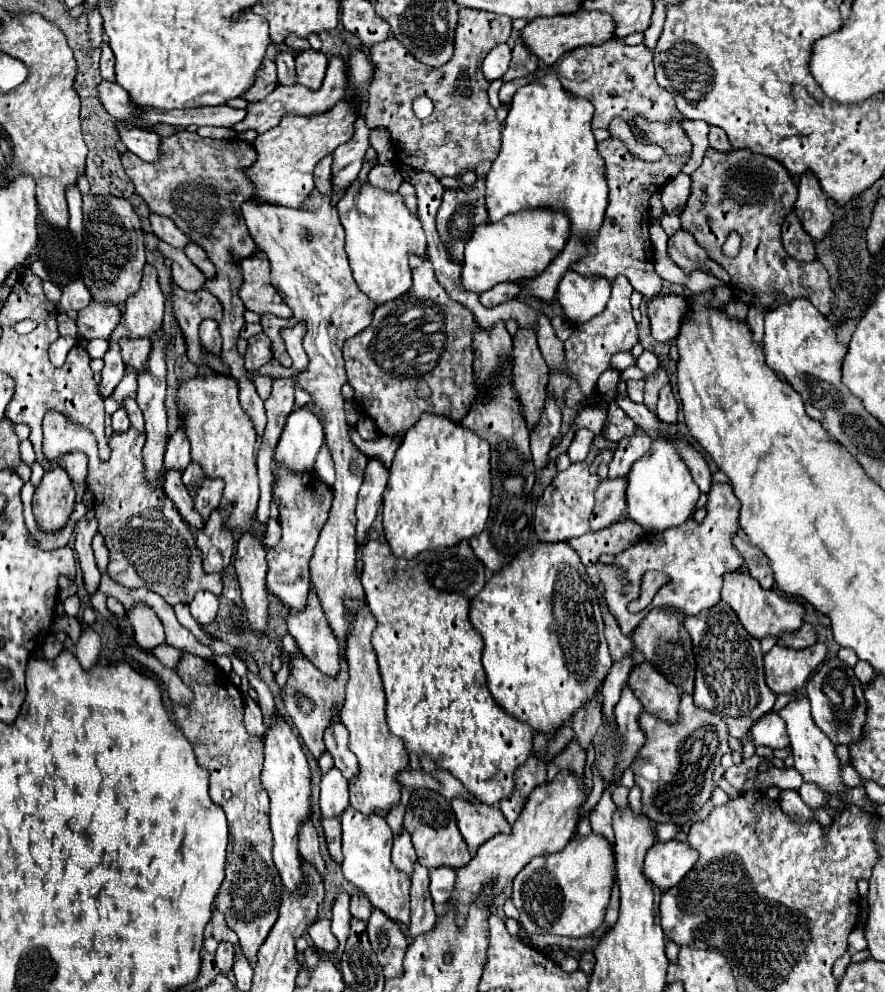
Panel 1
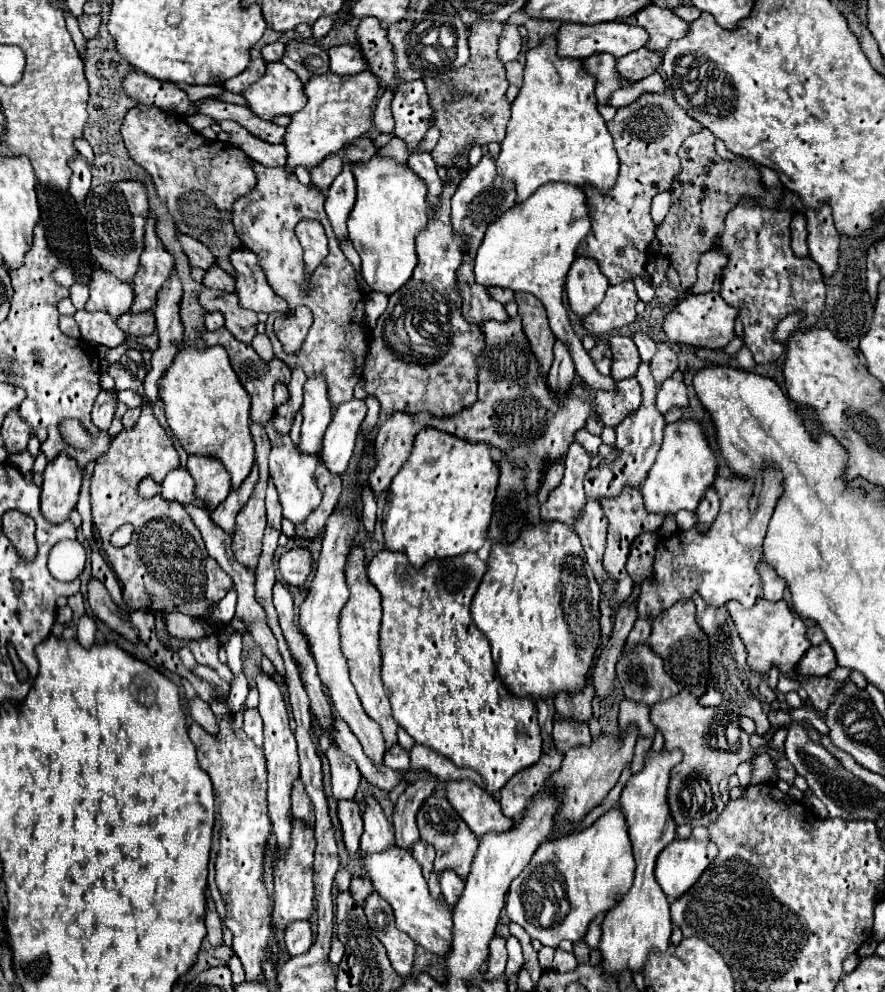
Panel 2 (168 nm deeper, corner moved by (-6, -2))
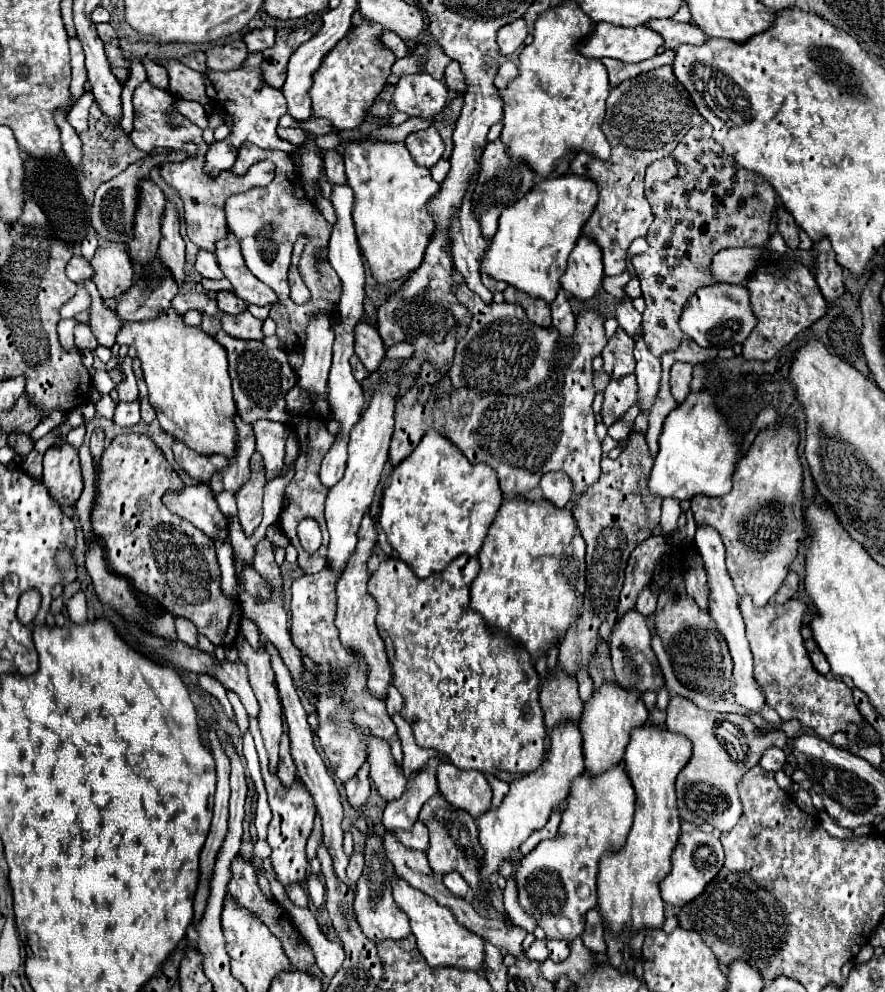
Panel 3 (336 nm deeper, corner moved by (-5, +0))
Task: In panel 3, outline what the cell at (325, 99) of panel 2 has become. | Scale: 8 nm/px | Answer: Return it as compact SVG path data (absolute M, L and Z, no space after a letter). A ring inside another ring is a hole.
M362 20L324 56L310 90L312 112L316 118L328 118L338 130L358 128L366 118L366 108L382 92L396 56L382 46L380 36L386 30Z

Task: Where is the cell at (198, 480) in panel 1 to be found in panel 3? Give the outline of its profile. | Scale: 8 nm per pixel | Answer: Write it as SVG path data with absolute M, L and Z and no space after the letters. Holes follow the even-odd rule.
M174 440L172 444L172 452L174 452L174 460L178 462L178 466L198 482L208 482L216 470L224 470L228 466L228 460L224 456L196 454L194 450L190 450L178 440Z

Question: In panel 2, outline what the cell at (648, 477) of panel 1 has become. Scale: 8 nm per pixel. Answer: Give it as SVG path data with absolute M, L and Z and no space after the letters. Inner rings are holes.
M679 420L675 424L667 424L657 460L651 466L641 486L641 494L645 498L645 510L665 516L677 514L679 510L695 512L701 496L715 480L715 470L717 470L715 454L709 448L701 432L701 426L695 420Z

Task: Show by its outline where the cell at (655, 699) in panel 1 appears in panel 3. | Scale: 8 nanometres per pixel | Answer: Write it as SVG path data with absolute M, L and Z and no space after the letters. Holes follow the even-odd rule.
M632 608L628 614L624 614L624 618L616 620L610 636L610 652L612 652L614 674L620 686L628 690L638 690L638 692L646 692L648 688L658 690L660 686L664 686L664 678L658 668L656 654L650 648L650 630L648 630L646 618L638 610Z

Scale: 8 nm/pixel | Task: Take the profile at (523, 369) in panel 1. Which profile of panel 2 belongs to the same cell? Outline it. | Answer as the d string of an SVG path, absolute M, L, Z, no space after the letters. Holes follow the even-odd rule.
M515 292L515 302L519 306L519 316L523 320L523 332L531 344L531 352L537 358L541 376L545 376L553 362L553 344L555 336L549 328L547 312L541 300L527 292Z

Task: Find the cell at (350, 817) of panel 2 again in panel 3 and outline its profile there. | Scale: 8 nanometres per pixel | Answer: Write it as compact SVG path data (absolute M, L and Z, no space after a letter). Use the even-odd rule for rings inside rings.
M368 762L364 764L362 770L356 772L356 778L350 778L346 784L346 794L348 794L348 802L354 808L360 808L366 798L370 796L370 778L368 778Z

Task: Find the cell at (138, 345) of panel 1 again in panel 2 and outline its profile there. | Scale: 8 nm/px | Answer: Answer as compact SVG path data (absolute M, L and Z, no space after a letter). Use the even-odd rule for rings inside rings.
M125 312L119 320L117 326L127 338L141 338L141 336L151 336L155 334L155 316L153 312L143 312L143 314L131 314Z

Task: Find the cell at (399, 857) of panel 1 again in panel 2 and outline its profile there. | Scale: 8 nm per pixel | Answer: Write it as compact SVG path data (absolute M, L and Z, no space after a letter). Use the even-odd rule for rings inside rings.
M417 780L415 784L407 786L407 790L399 796L399 802L393 812L393 826L395 826L395 844L403 850L411 850L413 844L419 840L419 830L415 824L415 814L423 800L433 792L433 782Z

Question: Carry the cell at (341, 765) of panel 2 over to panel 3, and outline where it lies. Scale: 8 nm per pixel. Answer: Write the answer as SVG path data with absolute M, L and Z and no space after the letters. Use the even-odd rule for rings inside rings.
M324 568L314 576L302 576L292 582L292 602L290 602L290 634L296 648L300 648L314 664L316 664L316 714L318 714L318 730L316 736L326 758L332 764L334 774L346 782L352 778L366 760L364 732L360 728L368 728L368 734L374 738L390 740L396 734L396 726L386 710L384 698L372 698L368 694L366 678L360 674L356 666L356 658L344 650L344 644L338 638L338 630L334 624L336 616L336 582L338 576L332 568Z

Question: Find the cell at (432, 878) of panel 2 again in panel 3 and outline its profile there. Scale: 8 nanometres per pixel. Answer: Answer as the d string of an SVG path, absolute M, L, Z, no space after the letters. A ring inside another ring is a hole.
M416 820L414 822L414 826L412 826L412 830L398 830L398 832L392 832L406 848L412 848L412 850L420 850L420 852L426 852L426 848L428 848L428 830L426 830L426 826L420 822L420 820Z

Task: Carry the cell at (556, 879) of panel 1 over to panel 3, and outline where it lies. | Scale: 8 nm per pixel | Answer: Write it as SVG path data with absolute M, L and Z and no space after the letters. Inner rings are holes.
M624 762L612 766L612 770L606 770L600 778L588 778L584 770L582 778L572 780L556 838L542 840L524 856L518 868L504 868L502 876L514 876L518 882L522 908L536 916L548 938L574 940L584 932L586 912L596 906L598 860L606 850L616 850L626 840L624 836L632 826L634 802L632 782L624 770Z

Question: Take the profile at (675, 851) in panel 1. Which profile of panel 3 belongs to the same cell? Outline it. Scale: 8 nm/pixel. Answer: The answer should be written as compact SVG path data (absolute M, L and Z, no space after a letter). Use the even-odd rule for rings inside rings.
M700 830L680 834L680 840L672 854L672 872L660 884L662 900L672 906L684 906L692 902L706 890L706 884L720 872L720 866L724 866L724 850L716 836Z

